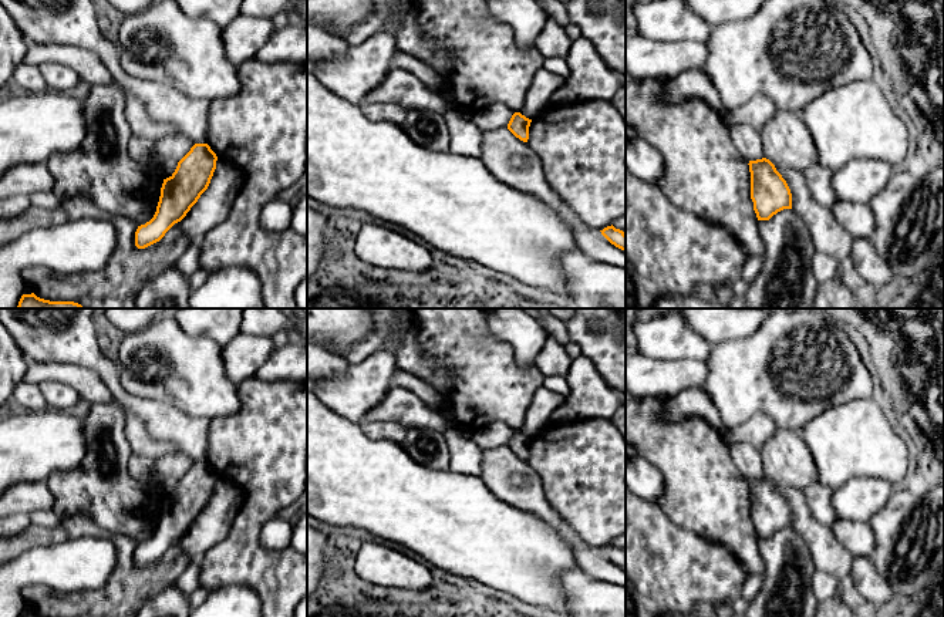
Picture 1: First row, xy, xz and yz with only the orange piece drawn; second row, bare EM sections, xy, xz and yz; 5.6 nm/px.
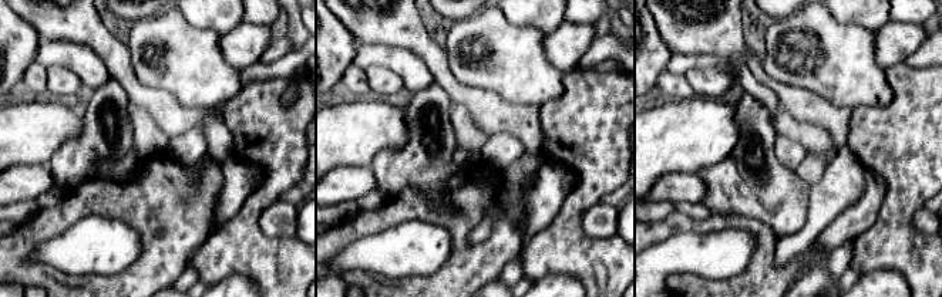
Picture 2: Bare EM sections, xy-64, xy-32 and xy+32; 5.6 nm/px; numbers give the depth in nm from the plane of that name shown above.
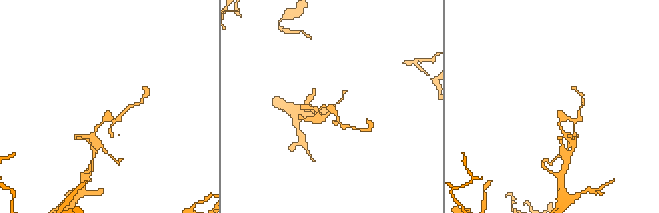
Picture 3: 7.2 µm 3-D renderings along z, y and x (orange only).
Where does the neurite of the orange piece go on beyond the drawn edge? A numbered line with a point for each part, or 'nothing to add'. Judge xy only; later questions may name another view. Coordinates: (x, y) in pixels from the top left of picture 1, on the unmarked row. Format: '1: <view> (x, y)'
nothing to add

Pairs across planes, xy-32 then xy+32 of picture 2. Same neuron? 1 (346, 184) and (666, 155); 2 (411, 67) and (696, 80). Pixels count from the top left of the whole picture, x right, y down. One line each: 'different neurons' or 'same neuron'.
1: different neurons
2: different neurons

